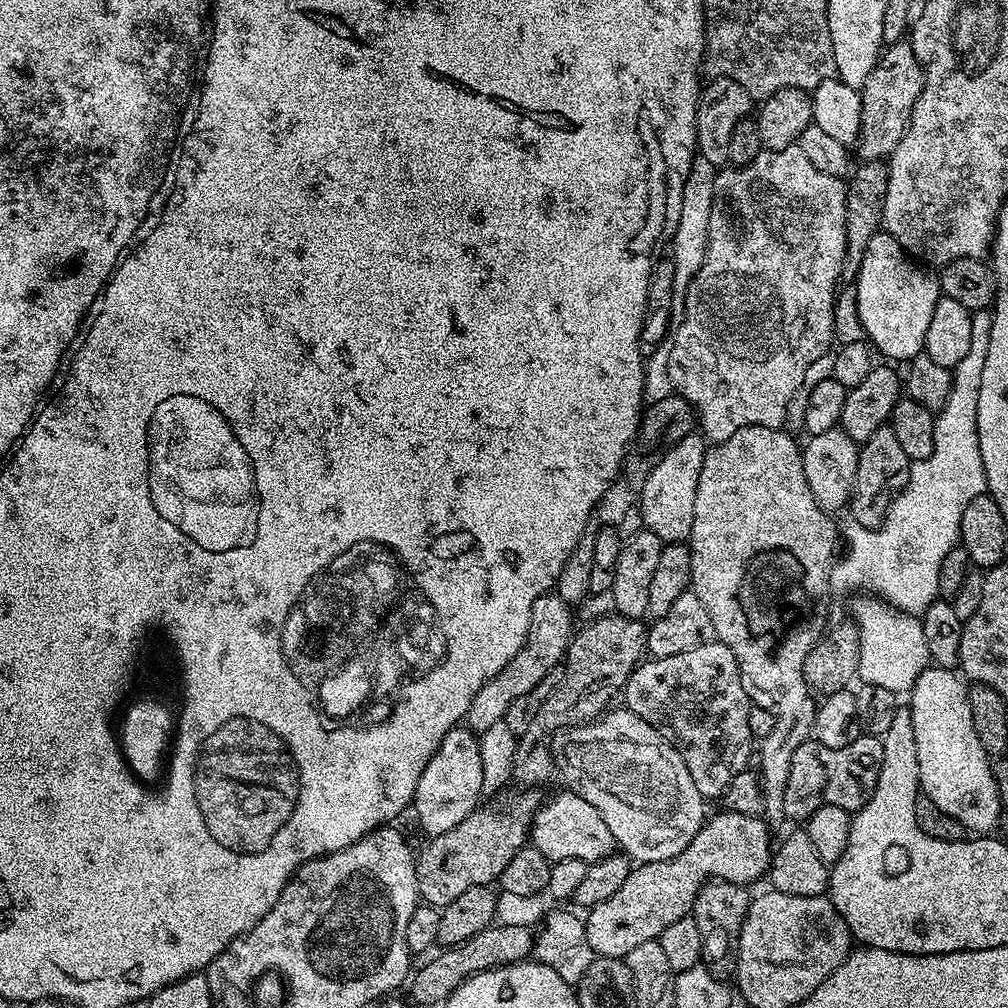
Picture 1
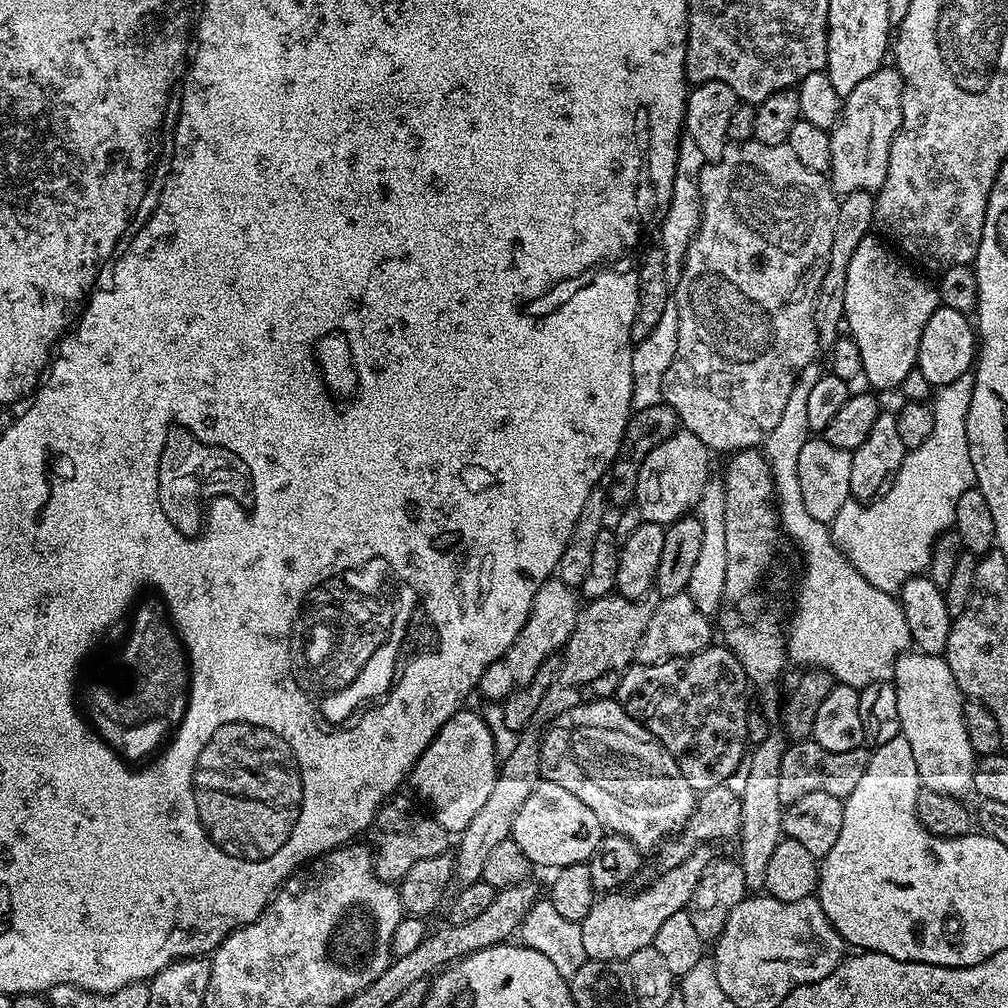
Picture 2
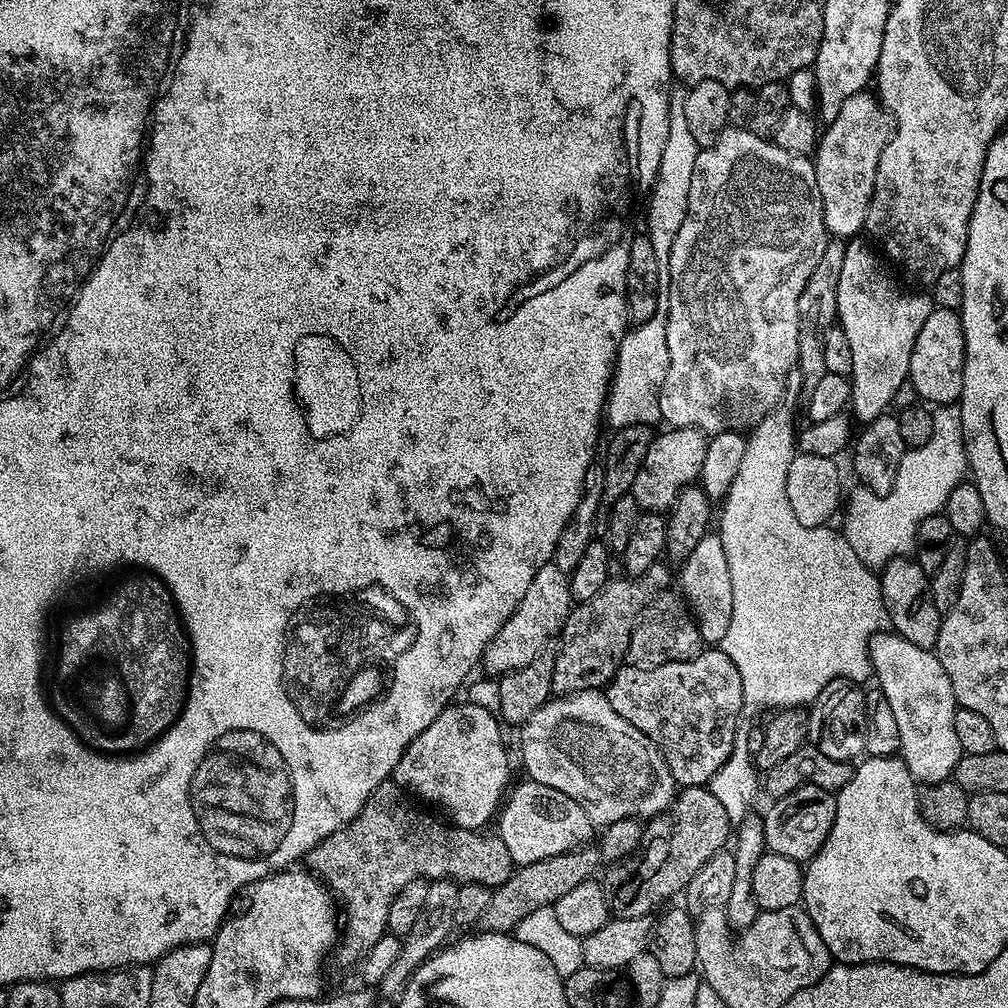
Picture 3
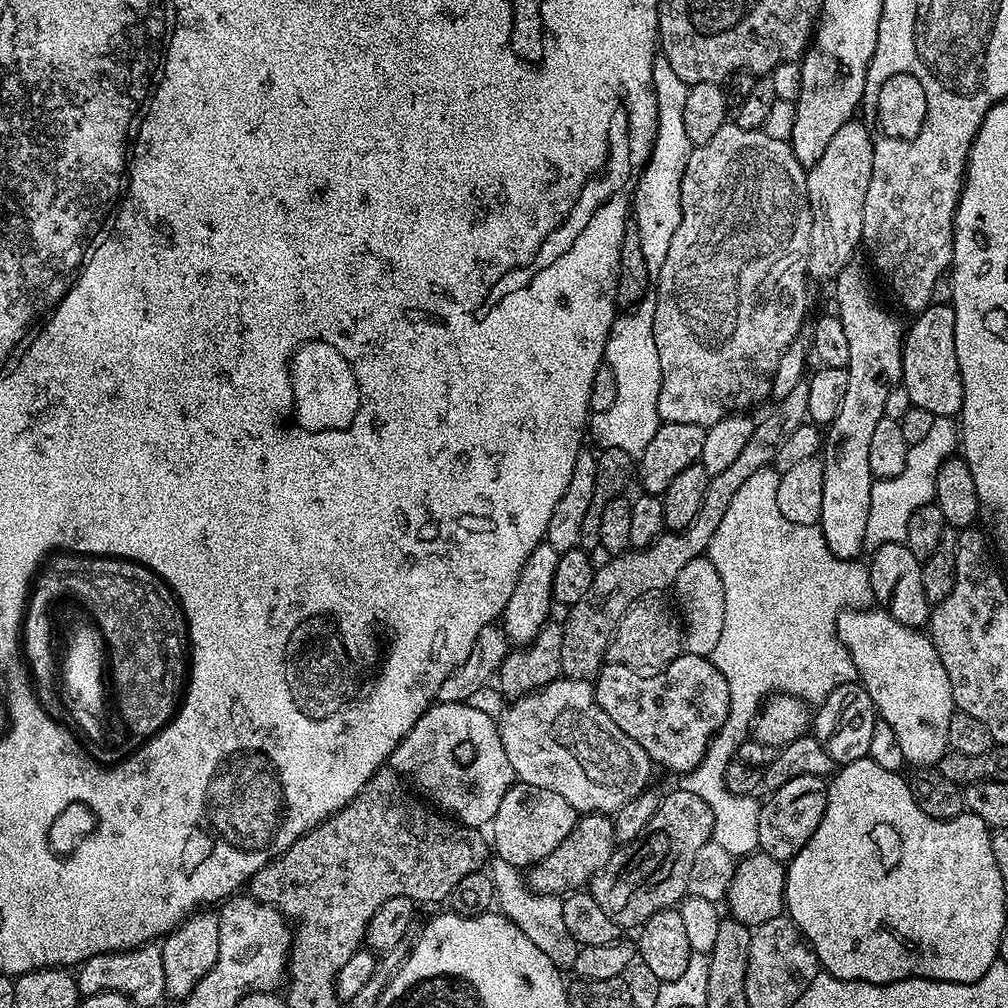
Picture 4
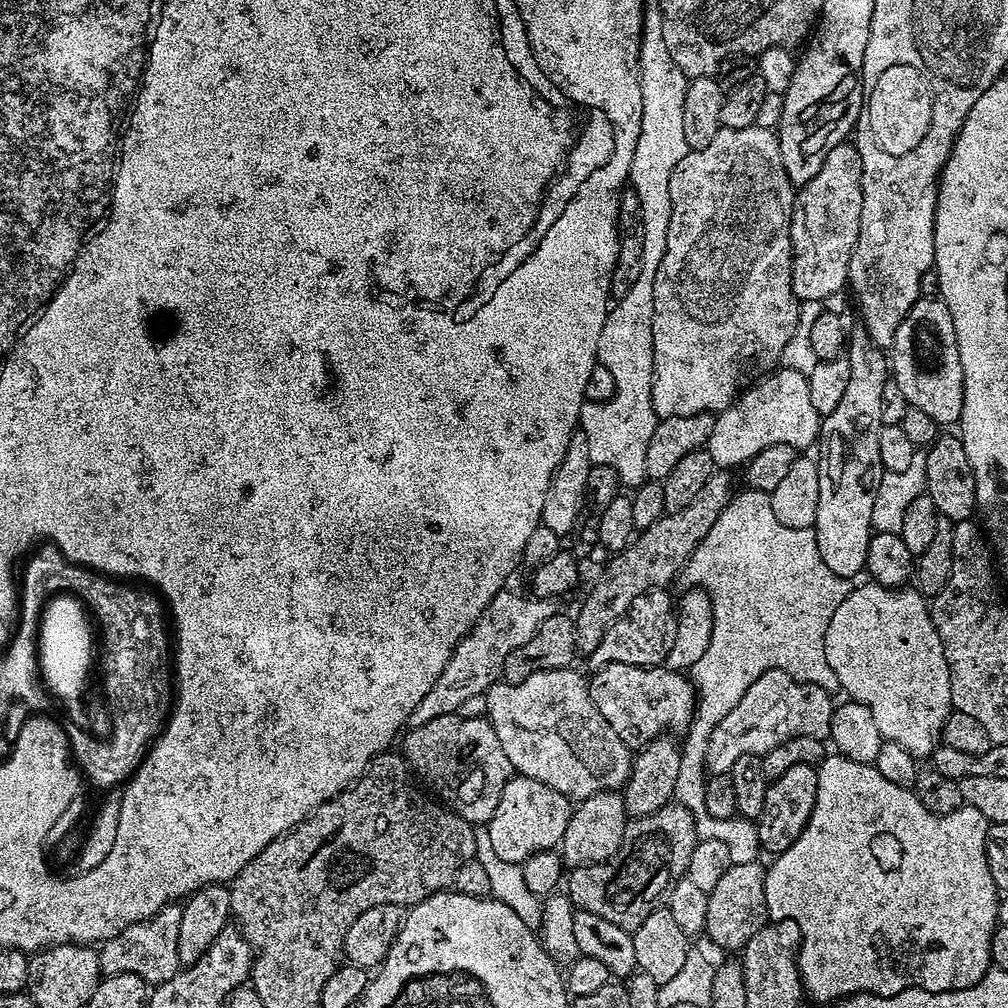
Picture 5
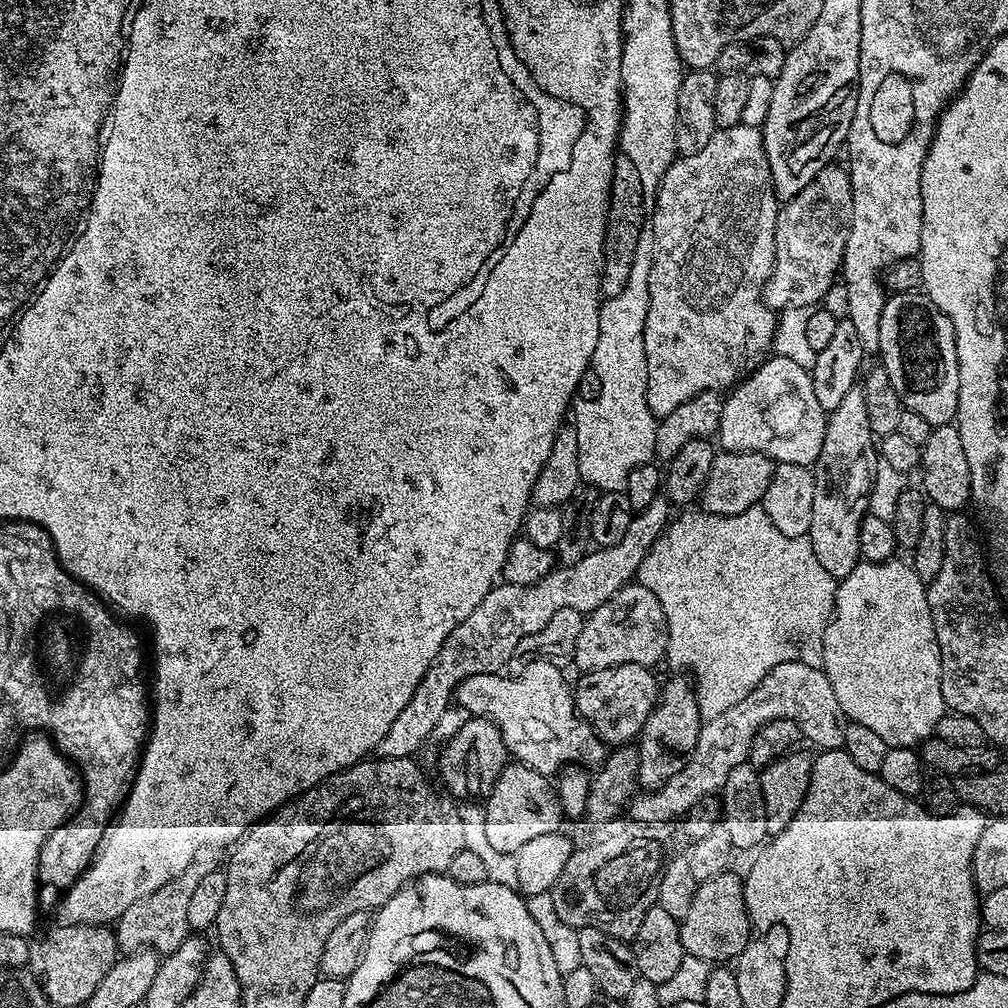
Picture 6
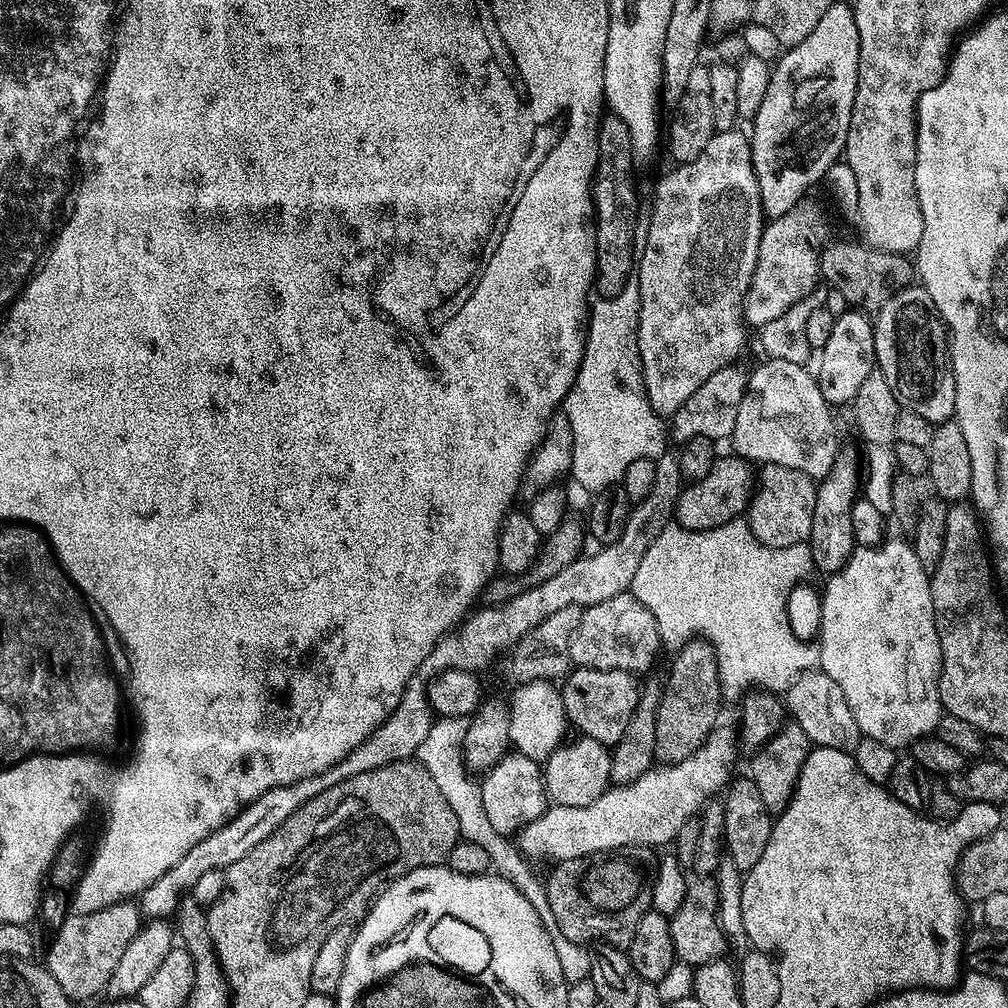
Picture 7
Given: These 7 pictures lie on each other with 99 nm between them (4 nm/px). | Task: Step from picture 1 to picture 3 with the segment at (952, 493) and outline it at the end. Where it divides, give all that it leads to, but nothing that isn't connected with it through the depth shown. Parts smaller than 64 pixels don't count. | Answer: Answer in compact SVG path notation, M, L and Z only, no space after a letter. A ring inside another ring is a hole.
M956 404L936 406L931 409L931 413L934 418L934 430L930 433L930 439L922 446L908 448L905 451L898 466L898 474L894 478L894 486L888 493L879 496L867 487L859 486L860 488L854 489L849 498L847 495L846 507L842 512L842 517L844 516L842 531L846 542L850 542L854 554L858 554L858 558L862 558L864 565L870 569L879 570L894 558L908 556L916 547L916 535L922 518L943 513L944 504L954 486L961 484L968 472L968 455L964 445L959 407Z

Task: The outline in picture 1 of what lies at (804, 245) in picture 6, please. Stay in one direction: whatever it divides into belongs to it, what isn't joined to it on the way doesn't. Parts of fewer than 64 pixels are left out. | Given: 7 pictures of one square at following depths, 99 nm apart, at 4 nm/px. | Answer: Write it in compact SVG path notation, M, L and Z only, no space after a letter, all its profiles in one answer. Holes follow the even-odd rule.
M911 43L889 44L881 51L870 78L860 85L858 91L862 102L862 122L860 123L861 161L884 160L891 157L908 129L908 120L912 117L914 106L924 89L924 67L918 62Z

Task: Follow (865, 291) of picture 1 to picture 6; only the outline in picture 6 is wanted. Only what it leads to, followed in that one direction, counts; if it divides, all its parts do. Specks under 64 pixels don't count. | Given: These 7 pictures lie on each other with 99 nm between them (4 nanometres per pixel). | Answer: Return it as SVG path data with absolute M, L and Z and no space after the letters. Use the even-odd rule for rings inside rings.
M857 386L850 390L850 394L846 394L846 398L842 398L842 406L827 413L822 450L814 463L814 518L810 518L807 537L814 546L814 554L818 554L818 562L822 562L830 573L839 573L840 564L849 569L861 563L858 532L862 530L865 516L869 515L868 495L872 492L872 478L877 463L878 440L870 430L870 417L866 414L863 387Z

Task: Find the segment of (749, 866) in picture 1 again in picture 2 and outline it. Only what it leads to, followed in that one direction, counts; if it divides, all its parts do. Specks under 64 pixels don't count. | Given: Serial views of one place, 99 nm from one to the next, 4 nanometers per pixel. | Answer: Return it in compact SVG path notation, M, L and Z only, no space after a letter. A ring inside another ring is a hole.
M707 847L697 848L694 854L690 854L690 858L686 858L686 862L682 862L682 866L674 866L674 870L659 873L655 877L657 880L649 888L644 888L641 892L634 893L633 896L628 893L628 890L601 895L595 906L590 910L590 914L586 914L586 918L579 921L581 953L590 960L627 962L630 954L635 954L636 951L643 948L651 948L654 938L660 927L665 924L666 918L671 918L673 914L678 914L687 909L690 898L694 894L694 886L698 886L698 878L702 874L702 870L710 863L708 852Z

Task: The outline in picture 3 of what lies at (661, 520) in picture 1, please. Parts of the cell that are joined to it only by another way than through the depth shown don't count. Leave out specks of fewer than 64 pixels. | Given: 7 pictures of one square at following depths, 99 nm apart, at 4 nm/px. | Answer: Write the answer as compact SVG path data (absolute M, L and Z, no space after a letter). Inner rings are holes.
M668 428L661 436L660 433L653 435L652 444L648 447L643 466L634 478L634 486L630 493L641 510L667 513L680 491L699 481L707 444L705 433L696 428Z

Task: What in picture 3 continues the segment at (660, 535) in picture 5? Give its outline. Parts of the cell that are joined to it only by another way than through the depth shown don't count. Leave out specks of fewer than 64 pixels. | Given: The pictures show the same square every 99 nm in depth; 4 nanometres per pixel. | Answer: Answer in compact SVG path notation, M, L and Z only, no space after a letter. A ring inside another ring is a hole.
M830 242L822 254L818 266L814 266L814 274L810 274L810 282L802 286L802 298L798 298L798 358L796 367L802 374L801 393L807 394L818 387L818 382L826 378L826 362L822 359L822 342L826 330L837 323L838 310L838 278L842 278L842 258L845 245ZM657 562L640 576L609 579L607 584L594 594L594 598L579 601L560 629L558 643L554 648L554 678L552 690L556 694L581 692L591 688L603 689L614 678L617 668L625 663L630 646L630 634L640 609L649 604L673 583L674 576L668 573L669 565Z

